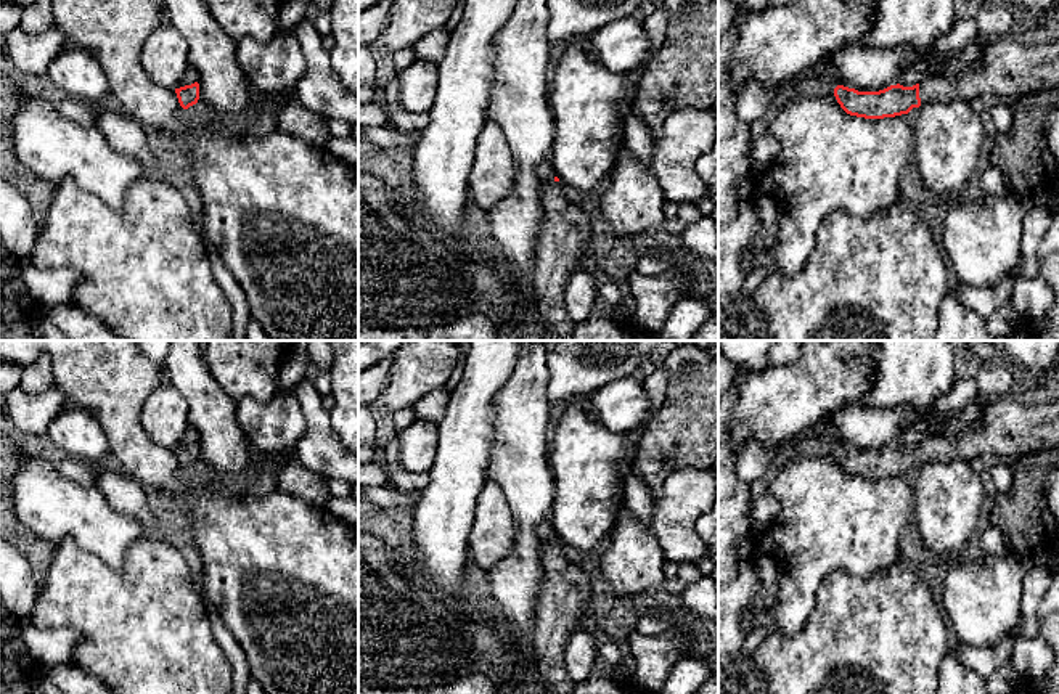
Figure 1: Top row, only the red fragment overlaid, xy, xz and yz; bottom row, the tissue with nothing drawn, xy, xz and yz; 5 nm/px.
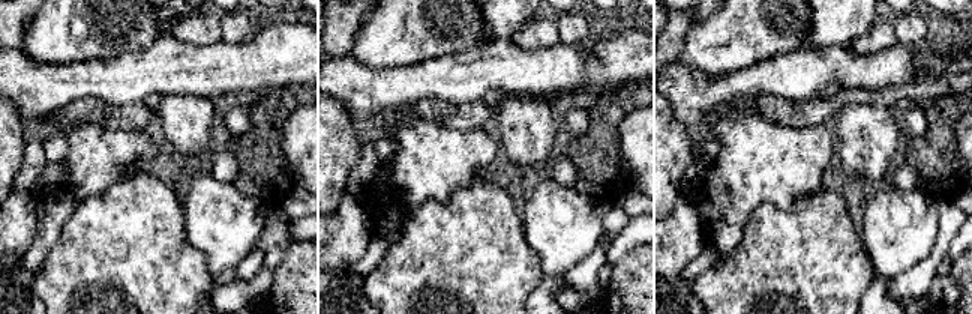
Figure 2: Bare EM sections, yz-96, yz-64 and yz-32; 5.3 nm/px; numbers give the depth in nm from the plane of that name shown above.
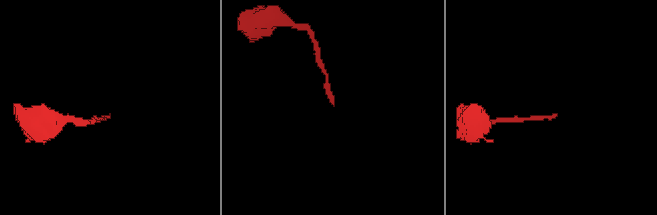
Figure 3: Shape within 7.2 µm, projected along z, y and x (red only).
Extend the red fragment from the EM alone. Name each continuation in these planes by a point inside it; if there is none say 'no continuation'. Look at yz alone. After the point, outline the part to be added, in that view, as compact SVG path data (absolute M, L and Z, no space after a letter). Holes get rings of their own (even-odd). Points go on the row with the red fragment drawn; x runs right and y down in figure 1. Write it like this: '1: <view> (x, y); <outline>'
1: yz (1009, 69); M1011 34L988 40L983 64L959 76L934 76L919 82L921 104L929 101L972 101L990 95L996 100L1059 87L1059 39L1025 45Z

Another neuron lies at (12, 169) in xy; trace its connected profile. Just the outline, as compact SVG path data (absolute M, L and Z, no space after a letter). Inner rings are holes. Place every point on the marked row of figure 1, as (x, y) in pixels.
M0 63L0 180L21 191L31 204L34 220L43 223L53 198L53 185L29 170L14 153L13 114L26 93Z

